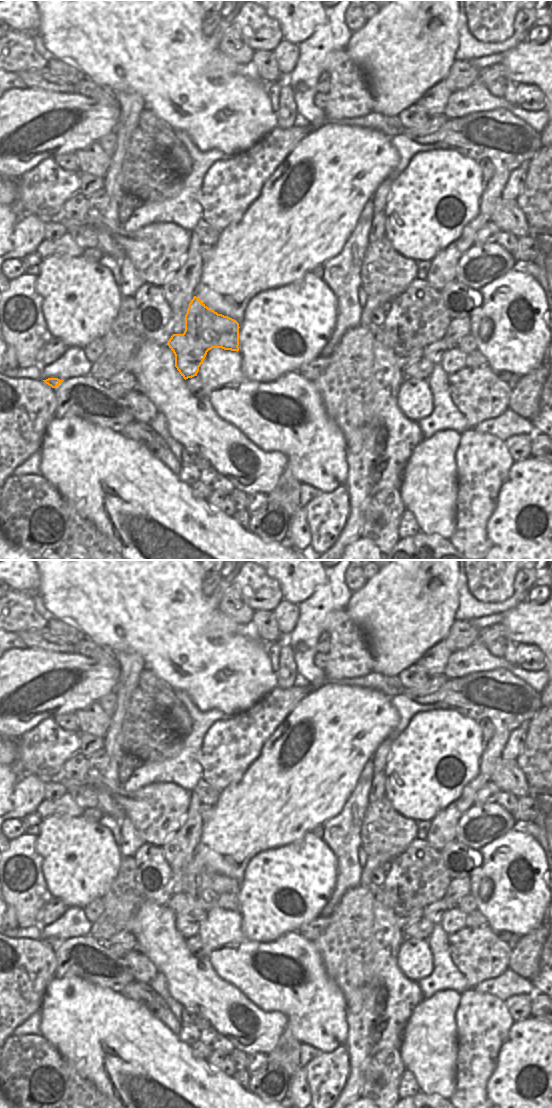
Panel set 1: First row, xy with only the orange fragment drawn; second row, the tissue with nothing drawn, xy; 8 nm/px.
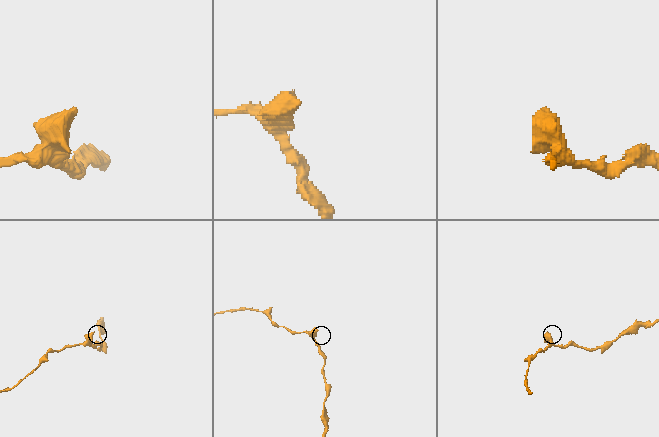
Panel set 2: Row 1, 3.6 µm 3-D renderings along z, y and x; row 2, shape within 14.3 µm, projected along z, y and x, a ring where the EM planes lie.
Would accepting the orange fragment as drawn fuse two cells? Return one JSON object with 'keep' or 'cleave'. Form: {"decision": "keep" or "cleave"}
{"decision": "cleave"}

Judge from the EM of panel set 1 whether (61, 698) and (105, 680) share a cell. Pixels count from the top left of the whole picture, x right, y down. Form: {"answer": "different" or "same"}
{"answer": "same"}

